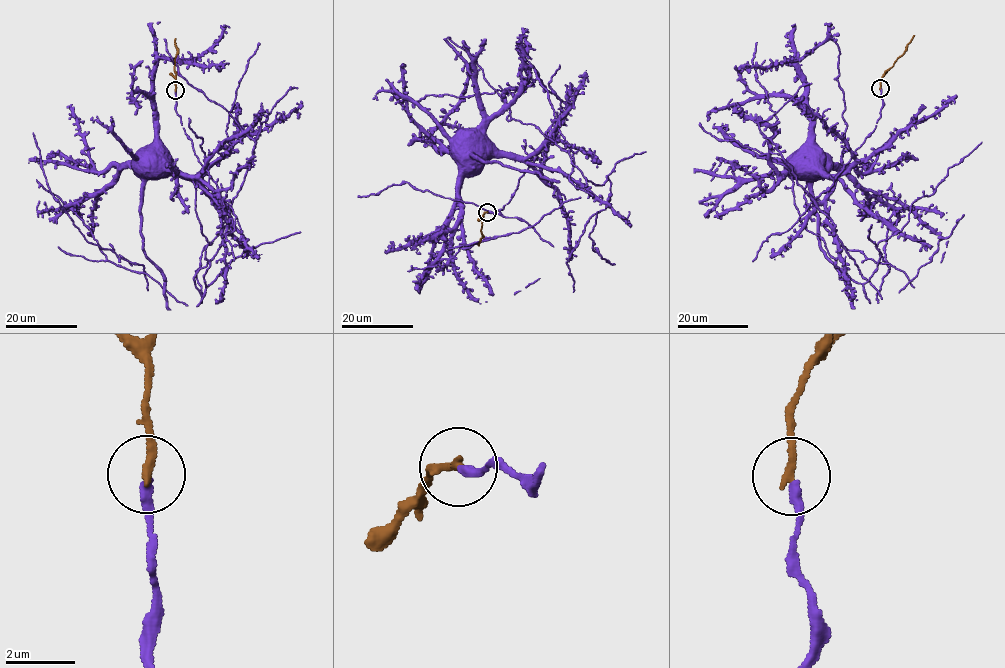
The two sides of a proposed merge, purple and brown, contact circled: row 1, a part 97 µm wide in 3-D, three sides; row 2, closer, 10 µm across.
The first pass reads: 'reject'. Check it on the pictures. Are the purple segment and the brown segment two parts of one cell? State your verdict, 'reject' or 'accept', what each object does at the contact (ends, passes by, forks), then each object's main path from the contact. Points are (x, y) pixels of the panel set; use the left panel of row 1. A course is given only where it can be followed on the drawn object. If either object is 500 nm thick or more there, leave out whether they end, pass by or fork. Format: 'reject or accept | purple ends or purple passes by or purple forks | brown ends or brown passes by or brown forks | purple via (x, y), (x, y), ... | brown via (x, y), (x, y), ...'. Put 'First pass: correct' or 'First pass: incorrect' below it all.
reject | purple ends | brown ends | purple via (175, 91), (176, 113), (204, 171), (196, 176), (164, 175), (149, 162) | brown via (175, 90), (175, 39)
First pass: correct

